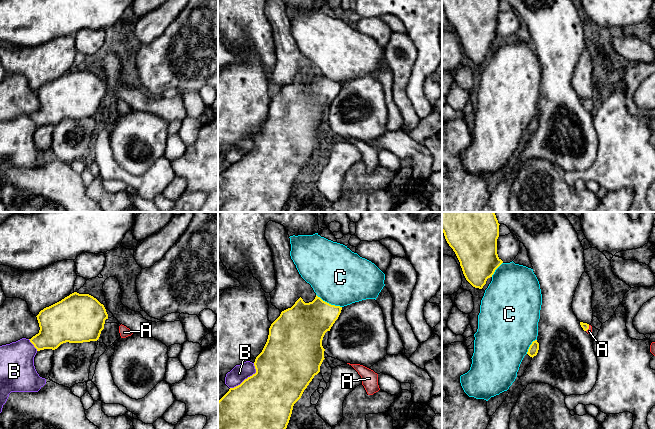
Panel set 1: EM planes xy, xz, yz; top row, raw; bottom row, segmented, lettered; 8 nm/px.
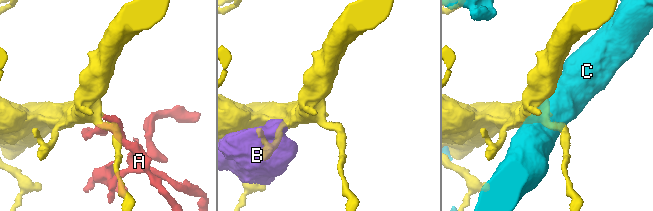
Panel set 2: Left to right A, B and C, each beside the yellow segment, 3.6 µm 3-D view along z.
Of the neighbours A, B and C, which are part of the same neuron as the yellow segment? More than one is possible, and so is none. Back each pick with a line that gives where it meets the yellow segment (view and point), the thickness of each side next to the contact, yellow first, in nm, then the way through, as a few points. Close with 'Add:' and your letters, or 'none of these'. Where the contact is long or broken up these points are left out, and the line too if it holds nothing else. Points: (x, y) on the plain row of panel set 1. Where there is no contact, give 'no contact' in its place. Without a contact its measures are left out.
A: yz (588, 104) | 60/50 nm | across yz (585, 102), (588, 104), (589, 107)
Add: A

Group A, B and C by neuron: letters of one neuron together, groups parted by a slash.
A / B / C

